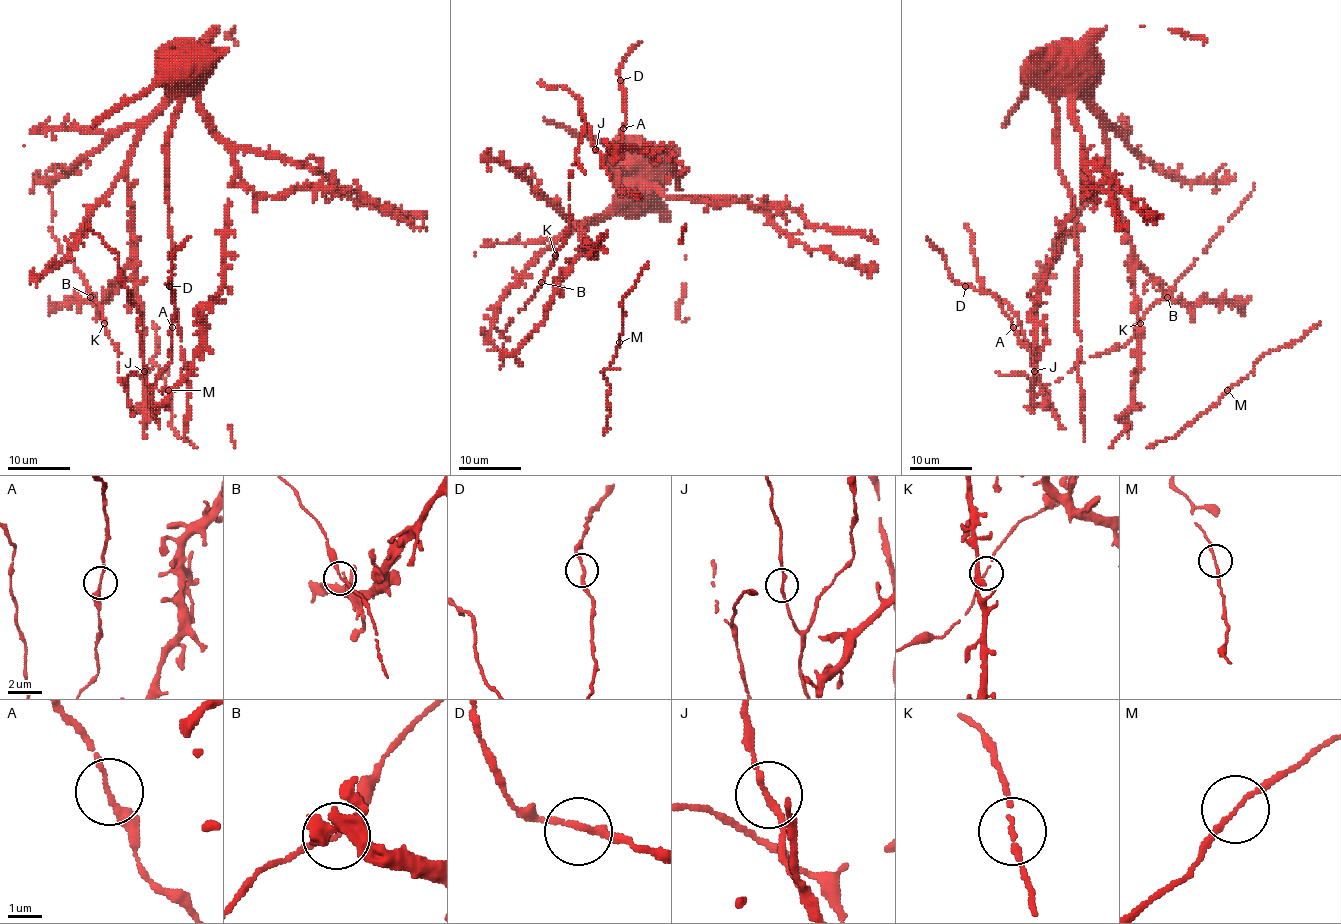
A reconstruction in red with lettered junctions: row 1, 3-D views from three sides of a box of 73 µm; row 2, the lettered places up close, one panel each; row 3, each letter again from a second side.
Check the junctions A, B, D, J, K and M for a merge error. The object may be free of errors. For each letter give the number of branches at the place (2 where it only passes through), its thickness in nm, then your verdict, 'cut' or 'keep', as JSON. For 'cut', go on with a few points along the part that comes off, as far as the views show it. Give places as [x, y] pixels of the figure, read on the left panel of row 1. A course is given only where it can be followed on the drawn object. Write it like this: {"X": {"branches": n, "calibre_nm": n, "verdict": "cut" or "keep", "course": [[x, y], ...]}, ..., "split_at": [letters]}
{"A": {"branches": 2, "calibre_nm": 180, "verdict": "keep"}, "B": {"branches": 2, "calibre_nm": 140, "verdict": "keep"}, "D": {"branches": 2, "calibre_nm": 190, "verdict": "keep"}, "J": {"branches": 2, "calibre_nm": 170, "verdict": "keep"}, "K": {"branches": 2, "calibre_nm": 130, "verdict": "keep"}, "M": {"branches": 2, "calibre_nm": 130, "verdict": "keep"}, "split_at": []}

